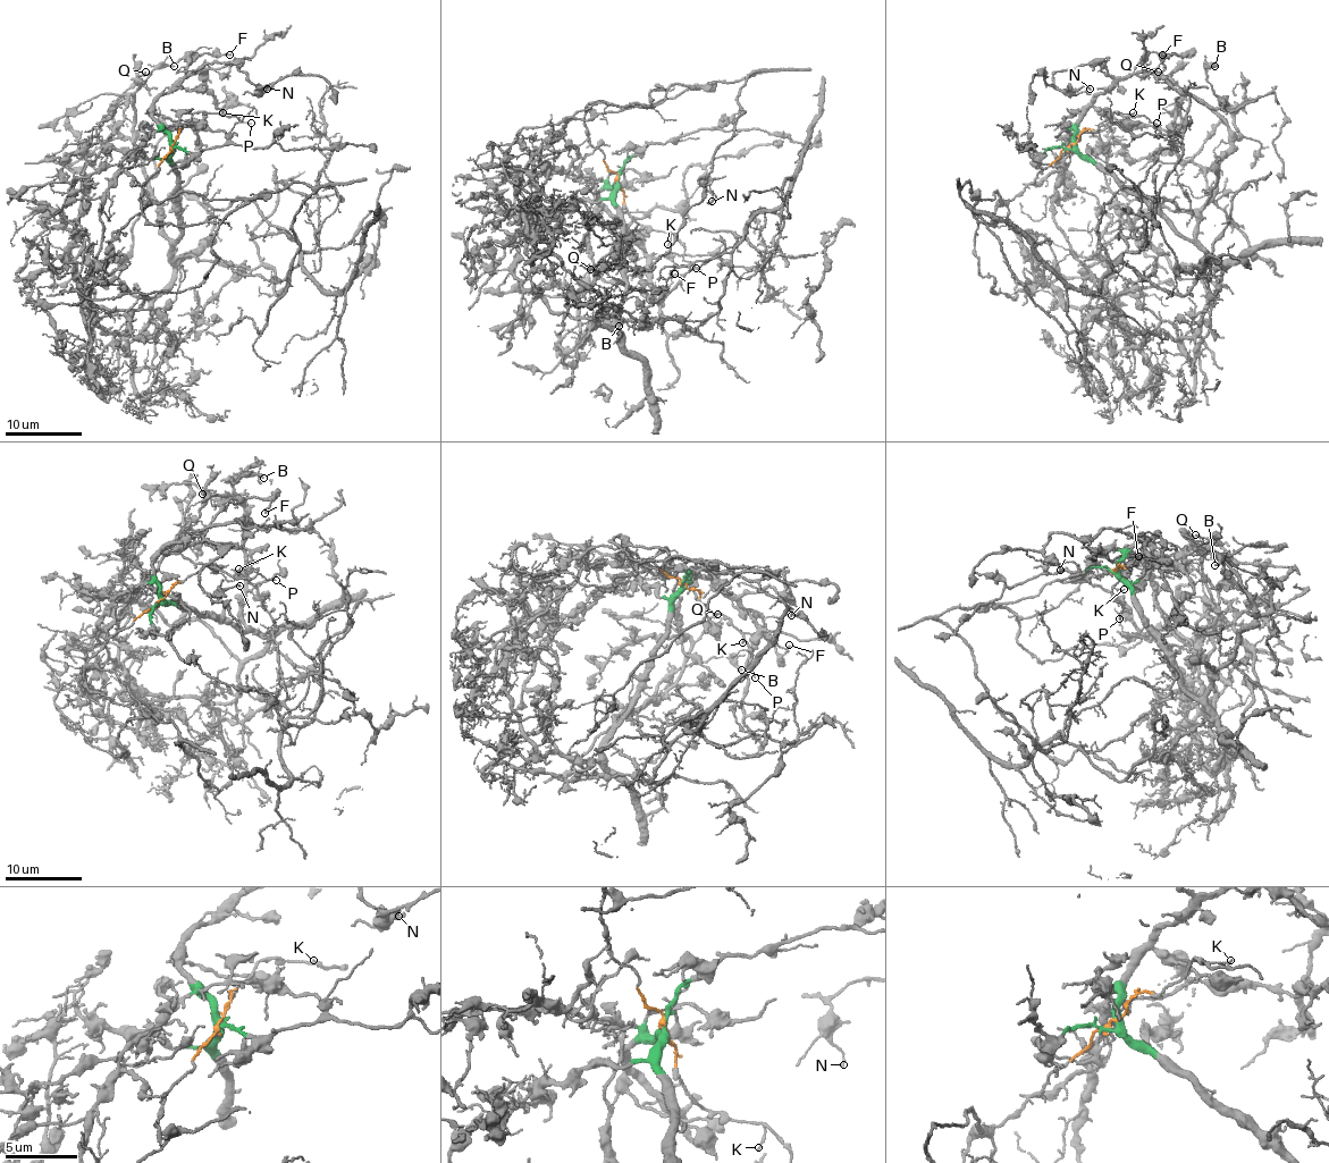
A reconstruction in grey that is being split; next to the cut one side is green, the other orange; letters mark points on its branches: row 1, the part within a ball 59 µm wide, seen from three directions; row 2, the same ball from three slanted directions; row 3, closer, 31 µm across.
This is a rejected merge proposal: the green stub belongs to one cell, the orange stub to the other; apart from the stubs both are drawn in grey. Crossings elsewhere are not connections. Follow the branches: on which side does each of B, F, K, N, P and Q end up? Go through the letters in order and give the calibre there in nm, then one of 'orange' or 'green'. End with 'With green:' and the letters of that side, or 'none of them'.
B: calibre 240 nm; green
F: calibre 100 nm; green
K: calibre 140 nm; orange
N: calibre 160 nm; green
P: calibre 110 nm; orange
Q: calibre 200 nm; green
With green: B, F, N, Q

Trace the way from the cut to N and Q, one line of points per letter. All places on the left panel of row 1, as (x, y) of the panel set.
N: (173, 149), (171, 133), (153, 116), (153, 102), (211, 62), (240, 65), (267, 90)
Q: (173, 149), (181, 233), (173, 238), (136, 146), (134, 93), (146, 72)

